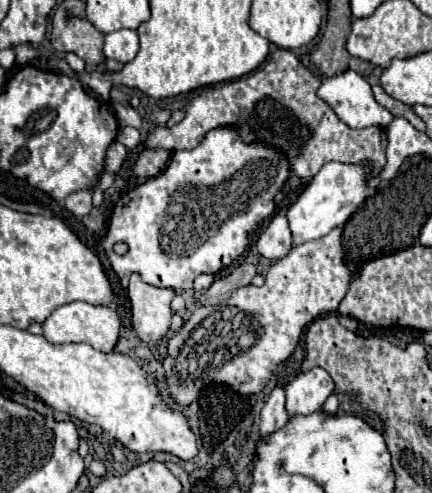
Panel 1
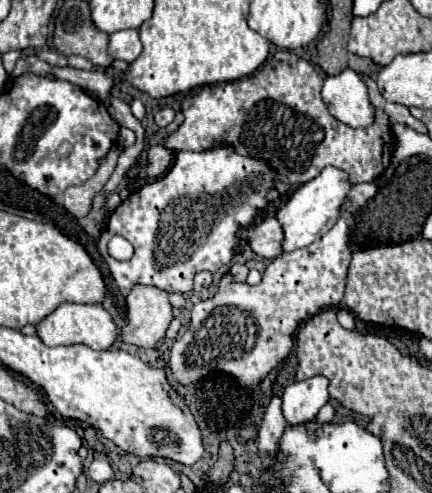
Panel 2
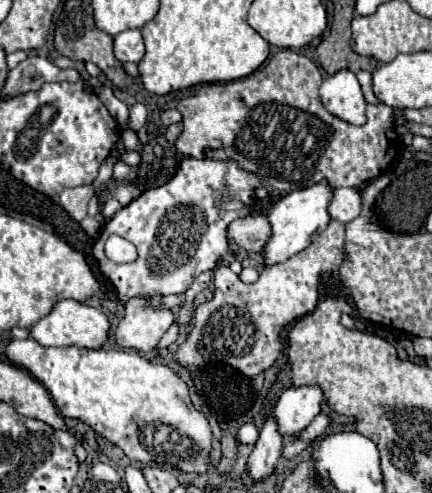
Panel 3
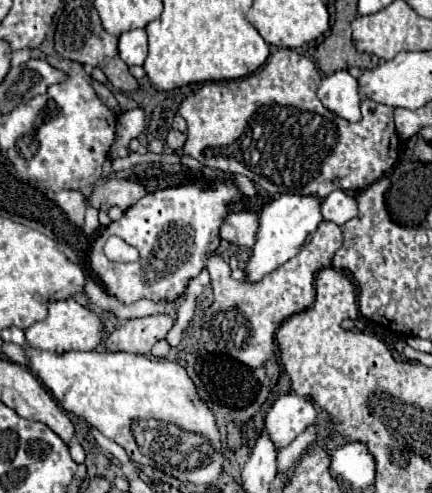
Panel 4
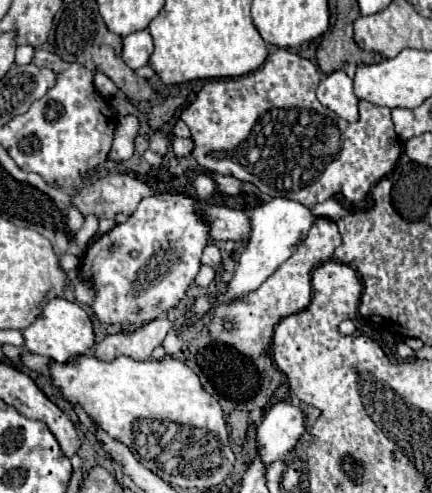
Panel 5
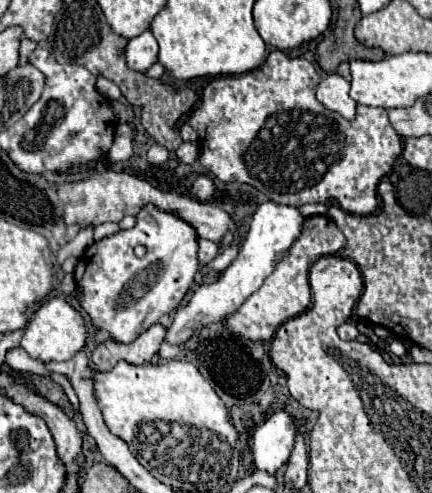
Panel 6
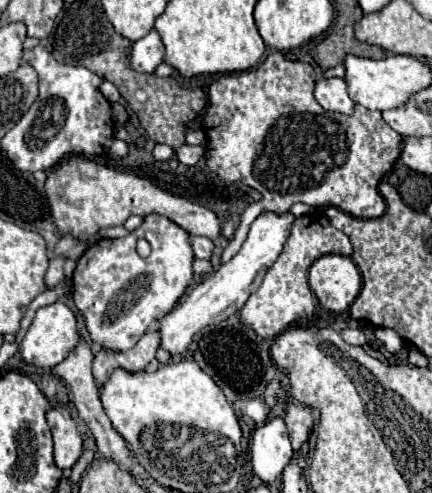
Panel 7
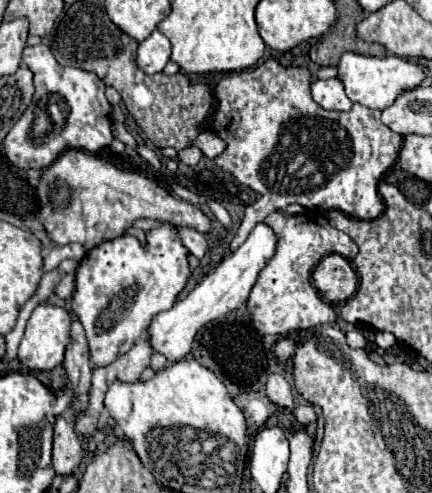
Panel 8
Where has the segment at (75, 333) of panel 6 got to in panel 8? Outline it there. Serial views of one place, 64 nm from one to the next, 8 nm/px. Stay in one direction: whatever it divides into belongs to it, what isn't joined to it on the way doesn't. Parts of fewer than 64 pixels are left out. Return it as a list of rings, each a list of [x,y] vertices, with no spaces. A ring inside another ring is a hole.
[[[40,304],[26,324],[26,332],[18,348],[20,364],[30,370],[52,370],[54,366],[58,366],[64,360],[64,348],[70,340],[70,322],[72,320],[64,308],[58,308],[54,304]]]

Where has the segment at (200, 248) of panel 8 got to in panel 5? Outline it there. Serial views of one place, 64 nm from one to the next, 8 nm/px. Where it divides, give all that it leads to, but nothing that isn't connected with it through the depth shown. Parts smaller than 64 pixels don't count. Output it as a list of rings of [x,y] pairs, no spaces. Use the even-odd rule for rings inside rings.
[[[208,242],[206,248],[204,248],[204,254],[202,254],[202,264],[210,264],[216,268],[216,272],[220,270],[220,250],[216,244]]]

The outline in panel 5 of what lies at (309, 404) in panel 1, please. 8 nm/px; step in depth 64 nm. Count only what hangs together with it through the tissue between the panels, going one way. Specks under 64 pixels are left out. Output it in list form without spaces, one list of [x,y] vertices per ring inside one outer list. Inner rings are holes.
[[[278,402],[256,430],[258,454],[266,466],[284,458],[304,432],[304,412],[292,402]]]

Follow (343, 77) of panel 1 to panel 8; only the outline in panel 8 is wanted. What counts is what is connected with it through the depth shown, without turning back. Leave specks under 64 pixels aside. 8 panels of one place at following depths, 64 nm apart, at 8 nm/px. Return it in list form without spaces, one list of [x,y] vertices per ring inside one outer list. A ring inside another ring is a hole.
[[[338,78],[316,80],[316,82],[312,82],[310,90],[312,90],[314,102],[326,110],[350,110],[350,106],[352,106],[352,102],[344,94],[342,82]]]

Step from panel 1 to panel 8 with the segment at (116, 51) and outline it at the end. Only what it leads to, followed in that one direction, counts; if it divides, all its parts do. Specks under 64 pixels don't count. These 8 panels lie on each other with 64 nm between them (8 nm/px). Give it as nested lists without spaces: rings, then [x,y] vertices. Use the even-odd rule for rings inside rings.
[[[154,30],[152,36],[140,42],[138,46],[138,66],[146,74],[158,74],[170,62],[170,54],[172,54],[170,40],[162,32]]]

